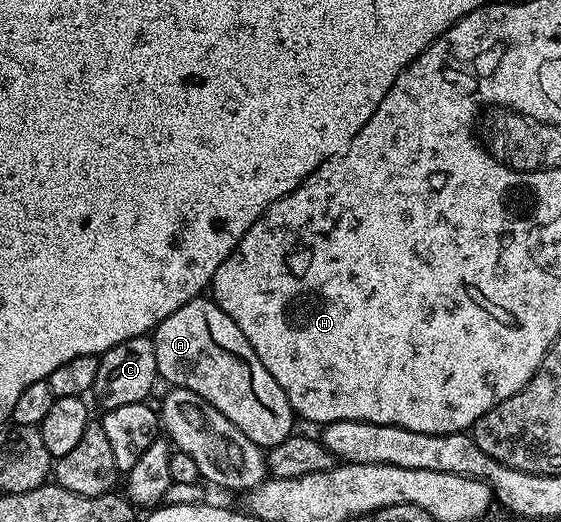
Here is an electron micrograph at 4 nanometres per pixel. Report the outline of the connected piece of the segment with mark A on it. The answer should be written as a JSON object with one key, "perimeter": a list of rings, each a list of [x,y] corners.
{"perimeter":[[[200,296],[189,300],[189,304],[181,304],[177,312],[165,316],[153,331],[153,341],[157,352],[157,368],[159,378],[167,381],[168,387],[189,388],[189,392],[197,392],[221,416],[225,416],[234,426],[241,428],[249,440],[260,448],[270,448],[284,442],[296,429],[297,415],[292,410],[285,392],[281,392],[281,384],[269,376],[265,364],[253,352],[249,340],[245,340],[245,332],[225,316],[225,312],[210,297]]]}

